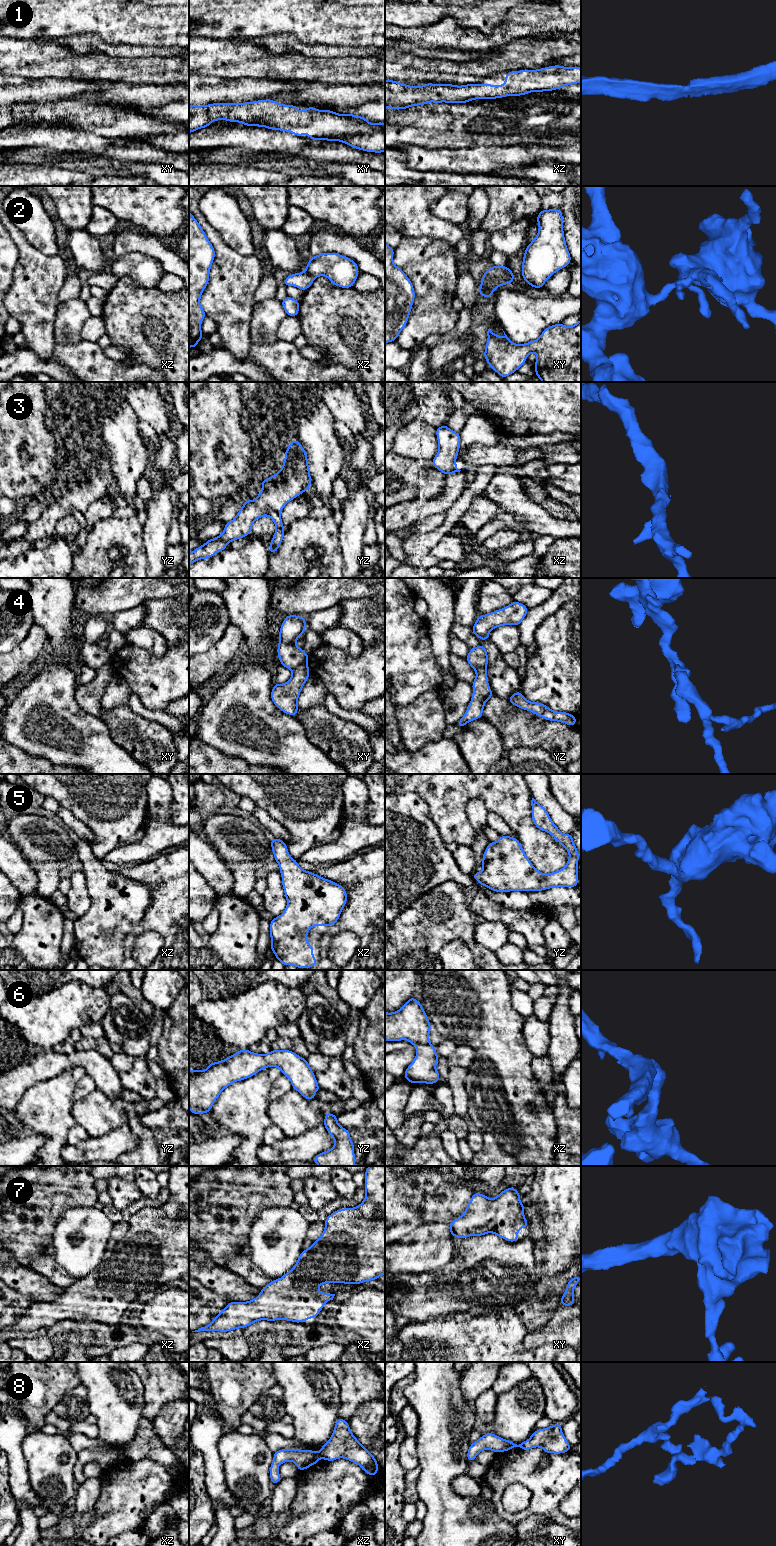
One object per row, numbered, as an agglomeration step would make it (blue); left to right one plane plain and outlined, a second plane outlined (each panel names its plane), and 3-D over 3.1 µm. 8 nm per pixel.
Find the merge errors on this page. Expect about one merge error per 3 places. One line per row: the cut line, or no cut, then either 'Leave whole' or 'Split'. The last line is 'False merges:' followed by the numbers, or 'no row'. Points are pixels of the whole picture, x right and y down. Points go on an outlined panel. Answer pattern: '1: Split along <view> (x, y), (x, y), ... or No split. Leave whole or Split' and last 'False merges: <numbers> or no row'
1: No split. Leave whole
2: Split along xz (305, 270), (314, 277). Split
3: Split along yz (268, 512), (275, 511), (279, 514). Split
4: Split along xy (306, 663), (299, 664), (292, 670). Split
5: No split. Leave whole
6: No split. Leave whole
7: No split. Leave whole
8: Split along xz (318, 1454), (320, 1456). Split
False merges: 2, 3, 4, 8

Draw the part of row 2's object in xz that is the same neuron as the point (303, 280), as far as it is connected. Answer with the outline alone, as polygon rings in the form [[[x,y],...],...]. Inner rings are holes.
[[[304,271],[301,273],[294,273],[286,277],[284,280],[284,285],[295,286],[301,290],[306,291],[312,285],[314,279],[315,277]]]

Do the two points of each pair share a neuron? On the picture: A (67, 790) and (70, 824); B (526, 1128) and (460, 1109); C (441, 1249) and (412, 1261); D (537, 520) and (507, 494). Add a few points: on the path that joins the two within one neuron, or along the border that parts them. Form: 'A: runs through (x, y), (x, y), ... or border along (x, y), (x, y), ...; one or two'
A: border along (61, 806), (68, 809), (87, 826); two
B: border along (465, 1088), (468, 1113); two
C: runs through (434, 1249), (428, 1253), (419, 1254); one
D: runs through (530, 514), (514, 499); one

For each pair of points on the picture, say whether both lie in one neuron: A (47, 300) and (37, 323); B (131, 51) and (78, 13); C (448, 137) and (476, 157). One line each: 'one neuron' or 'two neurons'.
A: one neuron
B: two neurons
C: two neurons

